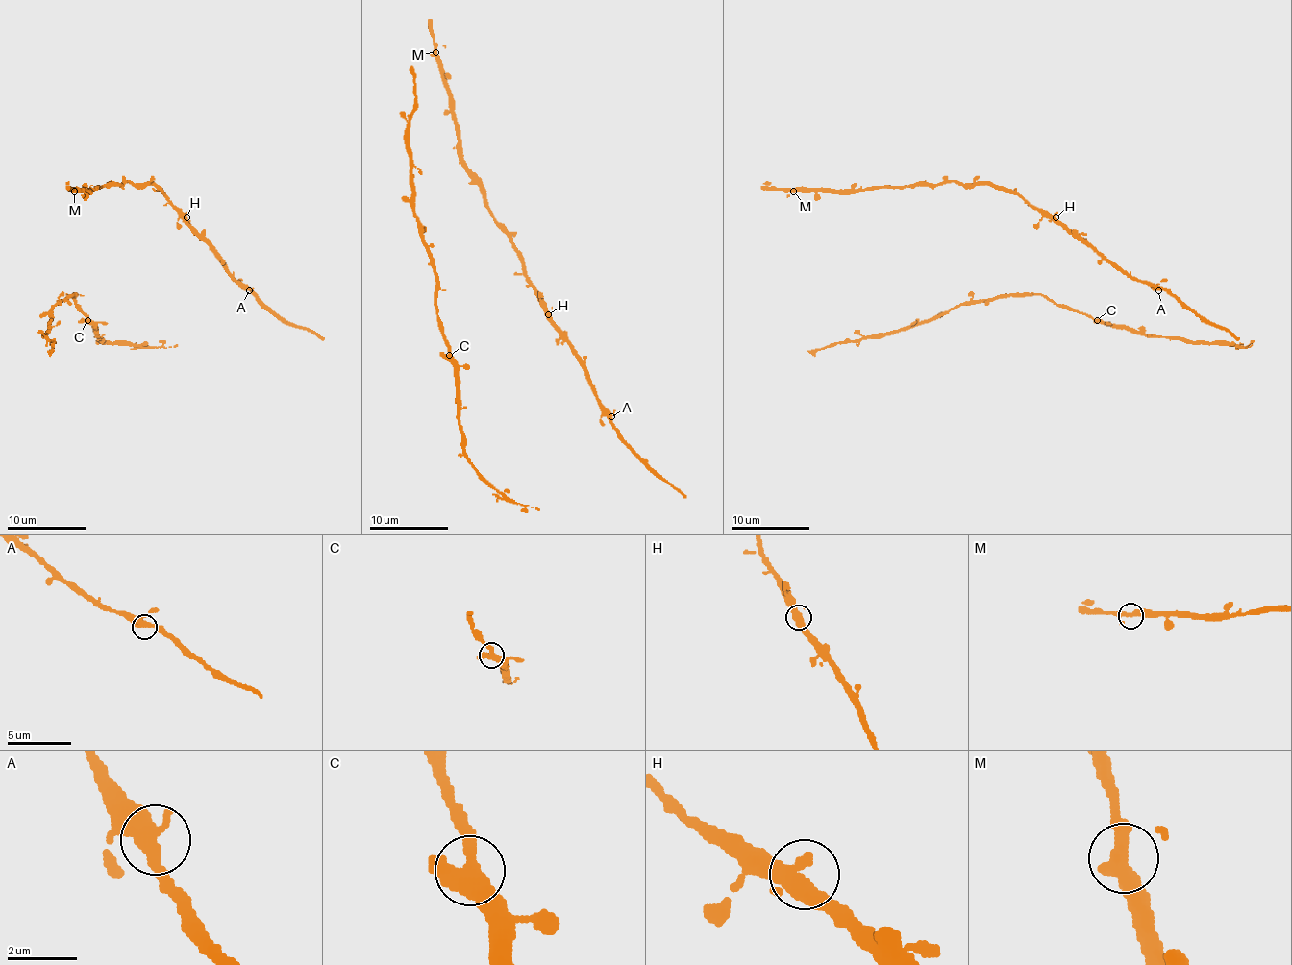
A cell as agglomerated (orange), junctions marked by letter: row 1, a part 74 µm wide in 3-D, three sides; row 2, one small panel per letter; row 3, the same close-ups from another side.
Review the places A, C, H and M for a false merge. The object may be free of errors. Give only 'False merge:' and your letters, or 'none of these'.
False merge: none of these

